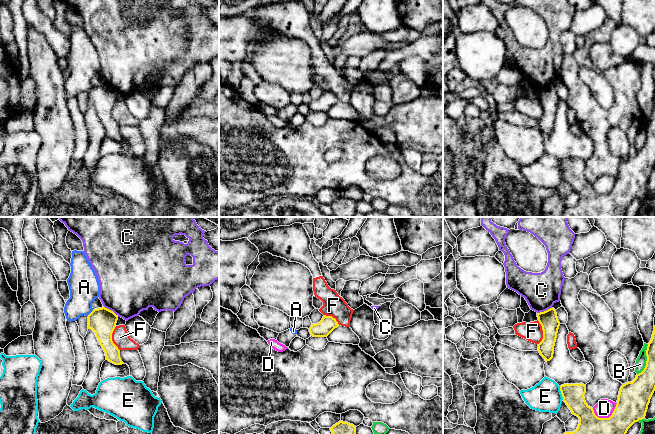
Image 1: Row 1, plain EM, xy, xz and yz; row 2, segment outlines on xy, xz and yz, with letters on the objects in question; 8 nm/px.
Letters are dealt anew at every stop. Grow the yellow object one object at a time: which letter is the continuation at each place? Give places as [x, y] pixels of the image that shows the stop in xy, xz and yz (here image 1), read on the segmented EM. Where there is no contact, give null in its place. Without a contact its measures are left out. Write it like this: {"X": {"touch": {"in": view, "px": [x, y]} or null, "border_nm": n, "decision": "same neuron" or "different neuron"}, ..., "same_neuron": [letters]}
{"A": {"touch": {"in": "xy", "px": [91, 312]}, "border_nm": 70, "decision": "different neuron"}, "B": {"touch": {"in": "yz", "px": [647, 360]}, "border_nm": 260, "decision": "different neuron"}, "C": {"touch": {"in": "xy", "px": [110, 310]}, "border_nm": 150, "decision": "different neuron"}, "D": {"touch": {"in": "yz", "px": [606, 418]}, "border_nm": 220, "decision": "different neuron"}, "E": {"touch": {"in": "yz", "px": [561, 393]}, "border_nm": 120, "decision": "different neuron"}, "F": {"touch": {"in": "xy", "px": [111, 338]}, "border_nm": 200, "decision": "different neuron"}, "same_neuron": []}

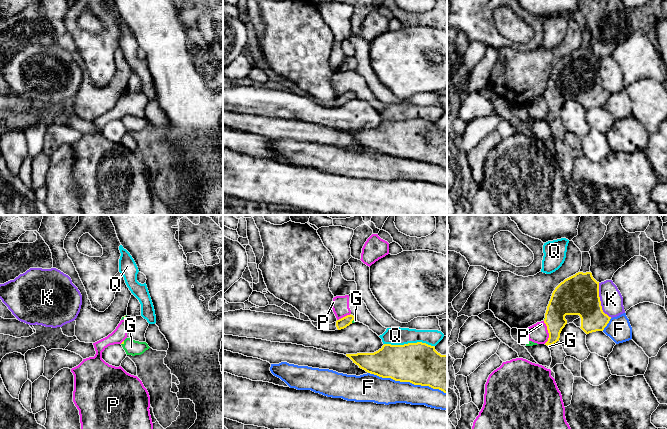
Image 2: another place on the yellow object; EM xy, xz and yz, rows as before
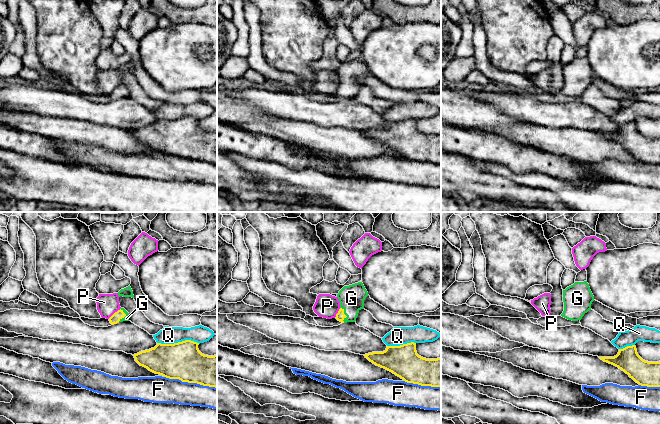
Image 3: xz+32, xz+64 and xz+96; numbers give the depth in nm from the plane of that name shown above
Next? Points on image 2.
{"F": {"touch": {"in": "xz", "px": [409, 381]}, "border_nm": 650, "decision": "different neuron"}, "G": {"touch": {"in": "xz", "px": [353, 319]}, "border_nm": 50, "decision": "same neuron"}, "K": {"touch": {"in": "yz", "px": [600, 301]}, "border_nm": 300, "decision": "different neuron"}, "P": {"touch": {"in": "yz", "px": [548, 332]}, "border_nm": 180, "decision": "different neuron"}, "Q": {"touch": {"in": "xz", "px": [409, 343]}, "border_nm": 400, "decision": "different neuron"}, "same_neuron": ["G"]}

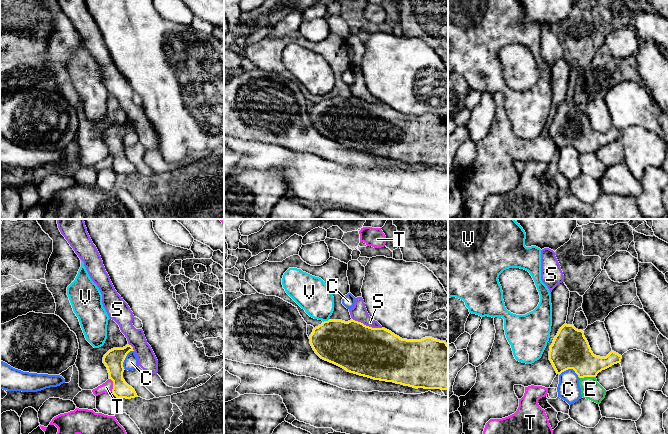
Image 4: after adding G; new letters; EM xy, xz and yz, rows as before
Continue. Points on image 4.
{"C": {"touch": {"in": "yz", "px": [570, 368]}, "border_nm": 170, "decision": "different neuron"}, "E": {"touch": {"in": "yz", "px": [587, 376]}, "border_nm": 130, "decision": "different neuron"}, "S": {"touch": {"in": "xz", "px": [367, 326]}, "border_nm": 260, "decision": "different neuron"}, "T": {"touch": {"in": "xy", "px": [113, 385]}, "border_nm": 110, "decision": "different neuron"}, "V": {"touch": {"in": "xz", "px": [325, 321]}, "border_nm": 50, "decision": "different neuron"}, "same_neuron": []}

